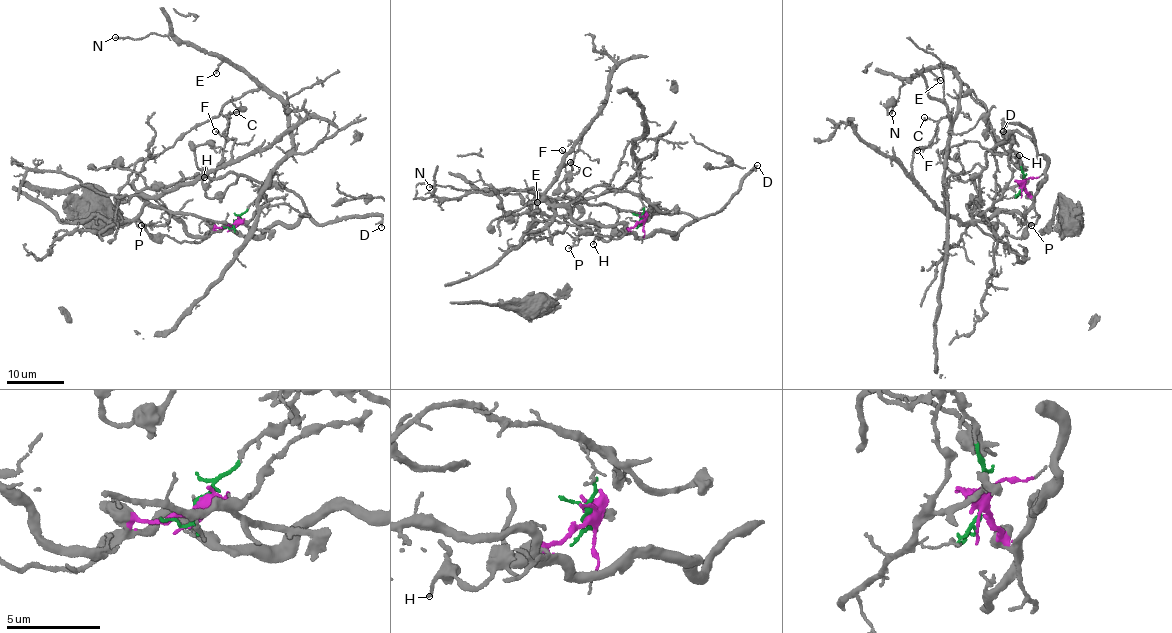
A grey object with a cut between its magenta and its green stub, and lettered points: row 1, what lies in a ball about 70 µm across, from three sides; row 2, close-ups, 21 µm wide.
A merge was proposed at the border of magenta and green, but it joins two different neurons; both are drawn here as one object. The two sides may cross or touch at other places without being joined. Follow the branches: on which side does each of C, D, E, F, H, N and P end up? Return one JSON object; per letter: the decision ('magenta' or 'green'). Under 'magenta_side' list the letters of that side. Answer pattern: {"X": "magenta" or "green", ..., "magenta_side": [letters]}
{"C": "magenta", "D": "magenta", "E": "green", "F": "magenta", "H": "magenta", "N": "green", "P": "magenta", "magenta_side": ["C", "D", "F", "H", "P"]}

